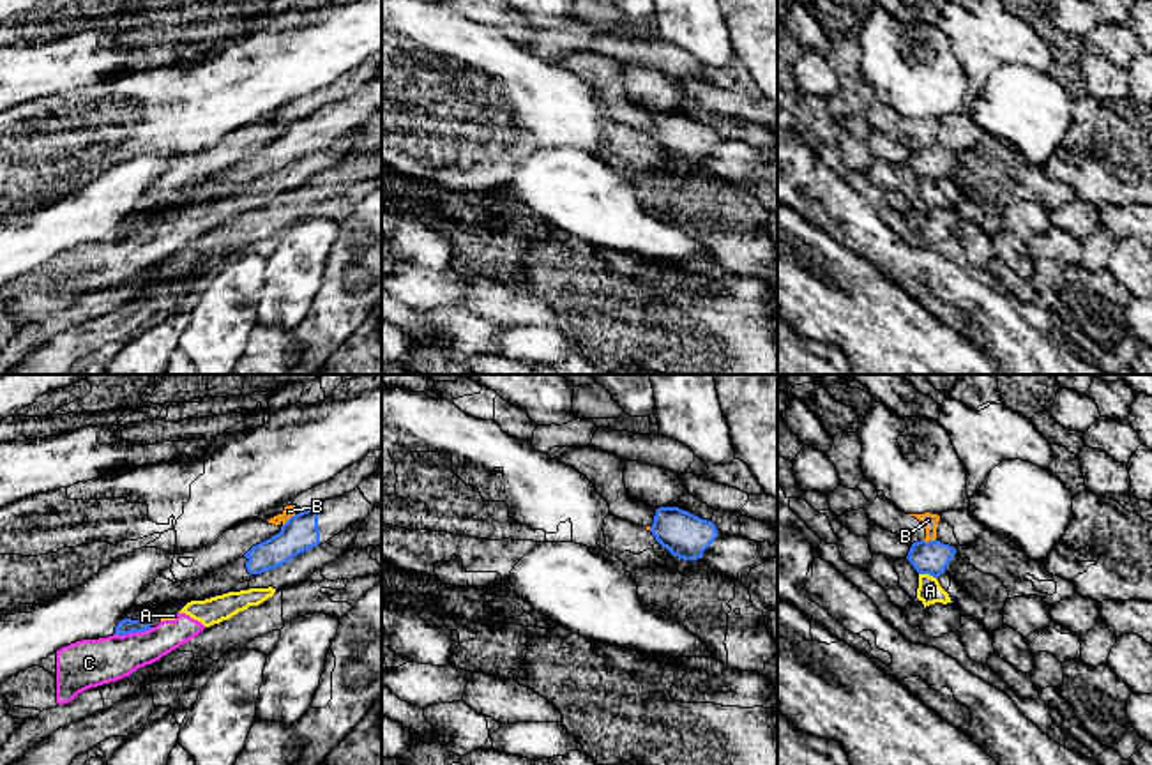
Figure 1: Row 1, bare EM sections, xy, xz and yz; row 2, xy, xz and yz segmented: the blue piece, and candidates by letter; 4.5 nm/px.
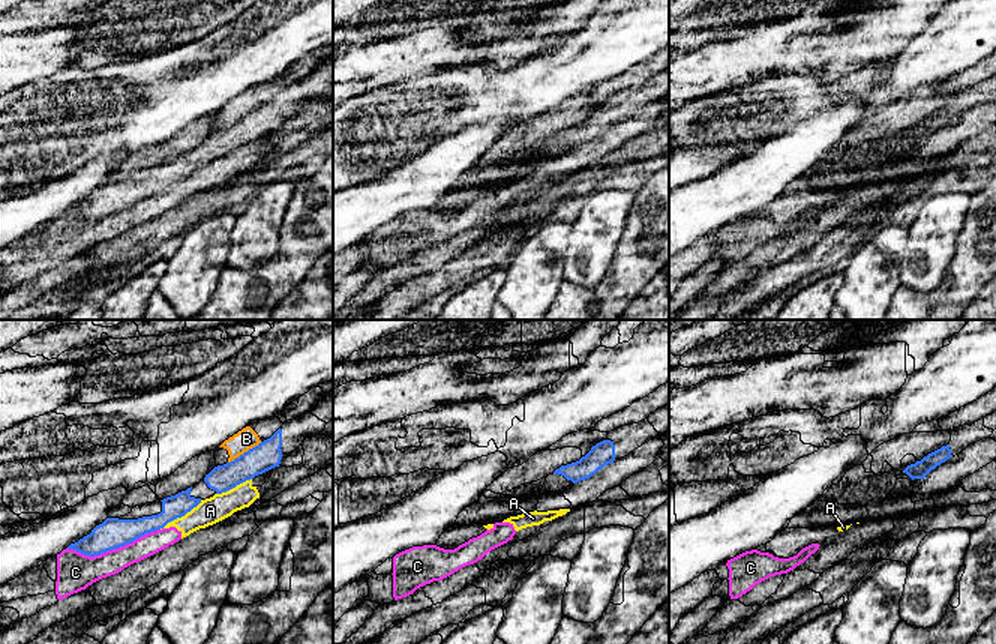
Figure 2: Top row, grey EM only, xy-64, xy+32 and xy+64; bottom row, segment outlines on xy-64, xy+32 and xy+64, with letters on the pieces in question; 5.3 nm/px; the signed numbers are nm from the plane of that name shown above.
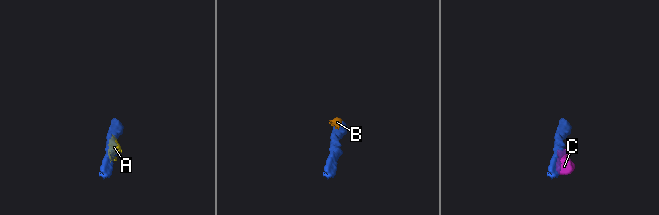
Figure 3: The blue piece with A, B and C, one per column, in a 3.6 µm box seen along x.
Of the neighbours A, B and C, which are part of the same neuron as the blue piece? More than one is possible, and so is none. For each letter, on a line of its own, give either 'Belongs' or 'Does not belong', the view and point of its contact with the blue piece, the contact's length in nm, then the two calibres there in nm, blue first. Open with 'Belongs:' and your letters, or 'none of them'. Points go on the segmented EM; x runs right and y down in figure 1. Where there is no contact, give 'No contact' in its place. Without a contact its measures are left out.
Belongs: none of them
A: Does not belong. Touches blue at yz (928, 573). Shared border 80 nm. Thickness 150 nm (blue) against 110 nm
B: Does not belong. Touches blue at yz (930, 541). Shared border 70 nm. Thickness 150 nm (blue) against 70 nm
C: Does not belong. Touches blue at xy (133, 631). Shared border 180 nm. Thickness 70 nm (blue) against 220 nm

